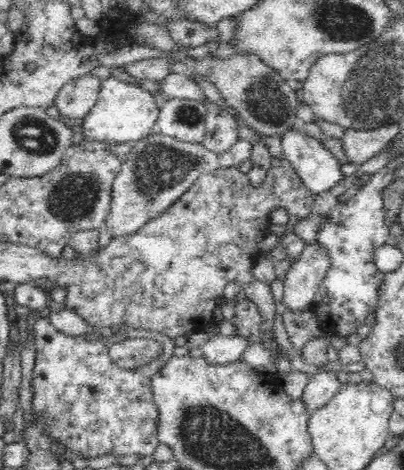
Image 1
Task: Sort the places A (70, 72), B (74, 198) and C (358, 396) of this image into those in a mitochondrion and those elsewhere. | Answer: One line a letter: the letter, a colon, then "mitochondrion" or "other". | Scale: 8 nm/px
A: other
B: mitochondrion
C: other

